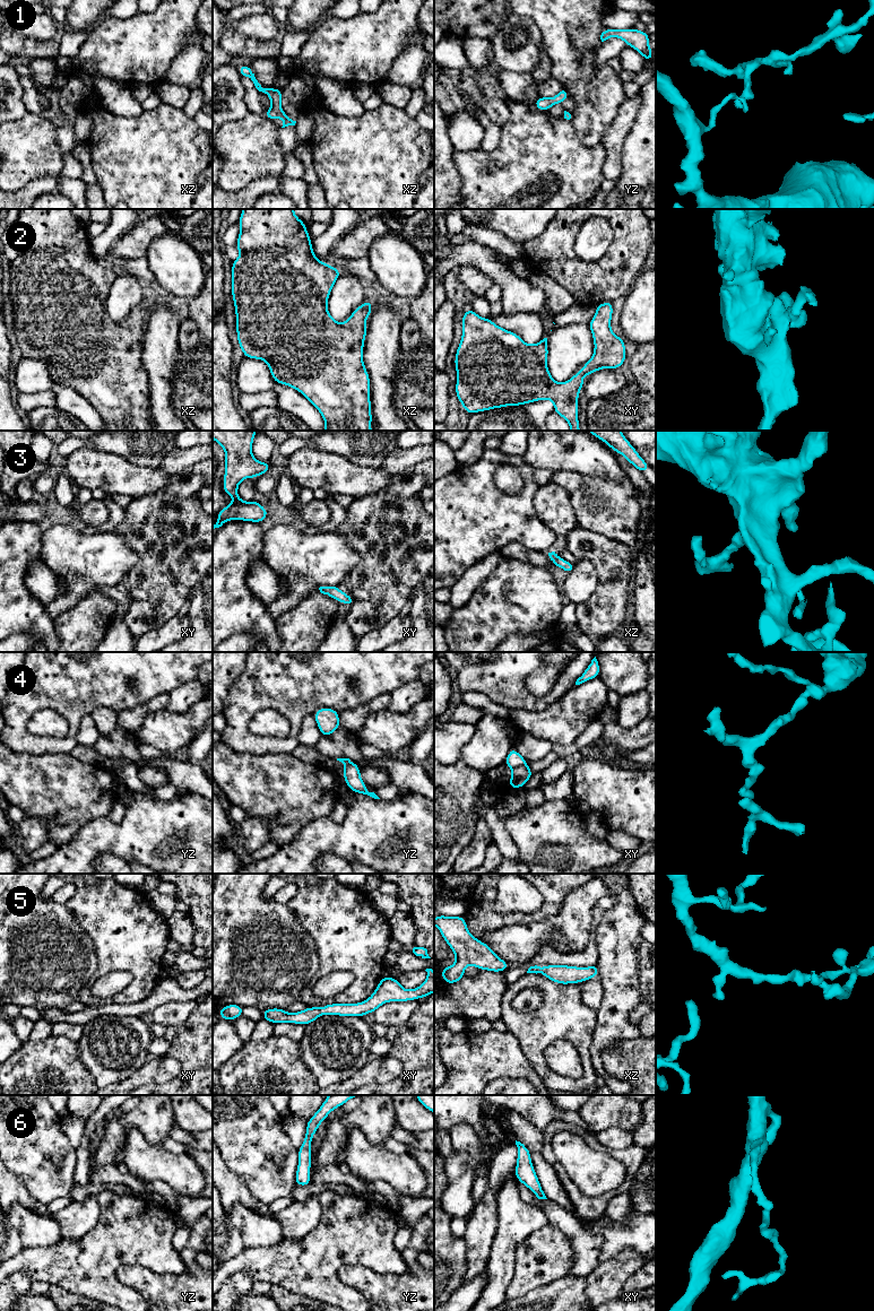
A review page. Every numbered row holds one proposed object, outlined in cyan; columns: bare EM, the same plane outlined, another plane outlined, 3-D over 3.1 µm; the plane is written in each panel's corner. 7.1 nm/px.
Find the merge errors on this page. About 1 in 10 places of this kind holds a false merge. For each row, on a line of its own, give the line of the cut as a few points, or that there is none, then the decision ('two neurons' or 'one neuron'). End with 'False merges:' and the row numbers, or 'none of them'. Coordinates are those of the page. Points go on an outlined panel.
1: cut none; one neuron
2: cut none; one neuron
3: cut none; one neuron
4: cut xy (526, 763), (513, 770); two neurons
5: cut none; one neuron
6: cut none; one neuron
False merges: 4

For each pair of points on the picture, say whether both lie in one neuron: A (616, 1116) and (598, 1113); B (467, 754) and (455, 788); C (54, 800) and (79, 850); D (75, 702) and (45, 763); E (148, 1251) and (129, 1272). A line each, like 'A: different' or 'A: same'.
A: same
B: different
C: different
D: different
E: different

